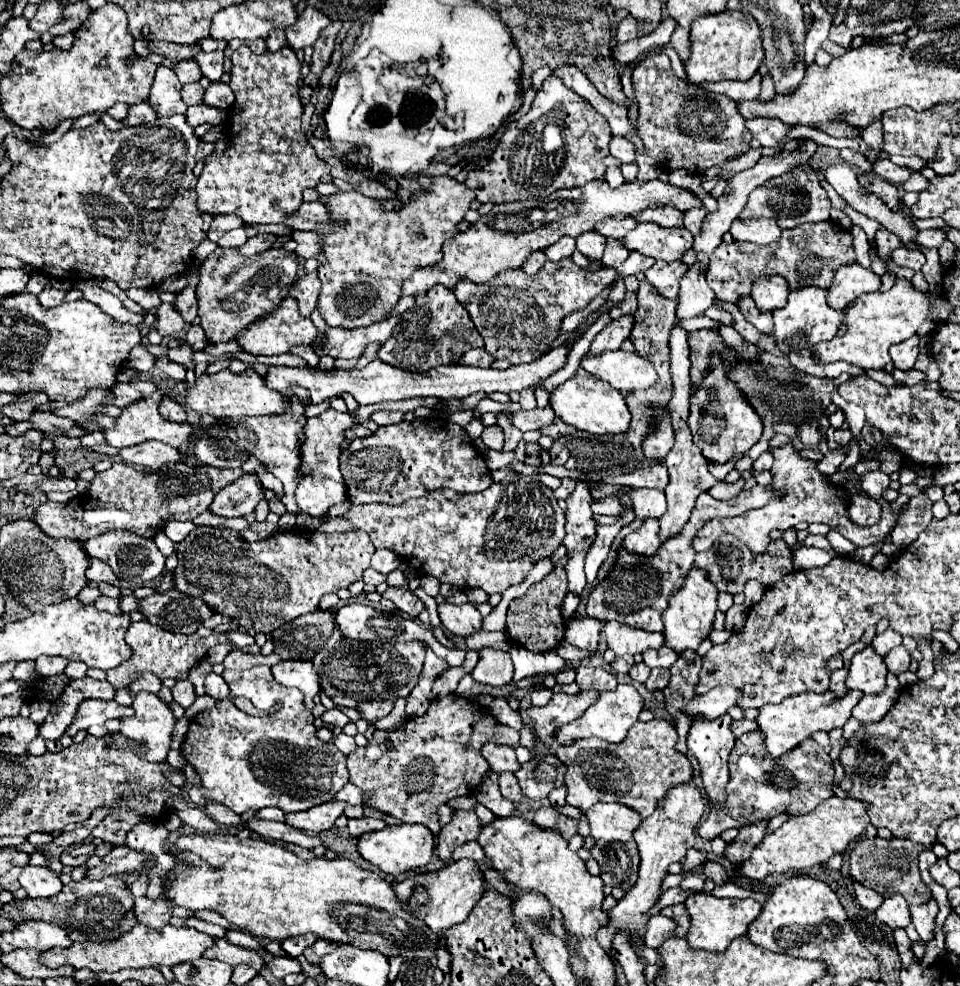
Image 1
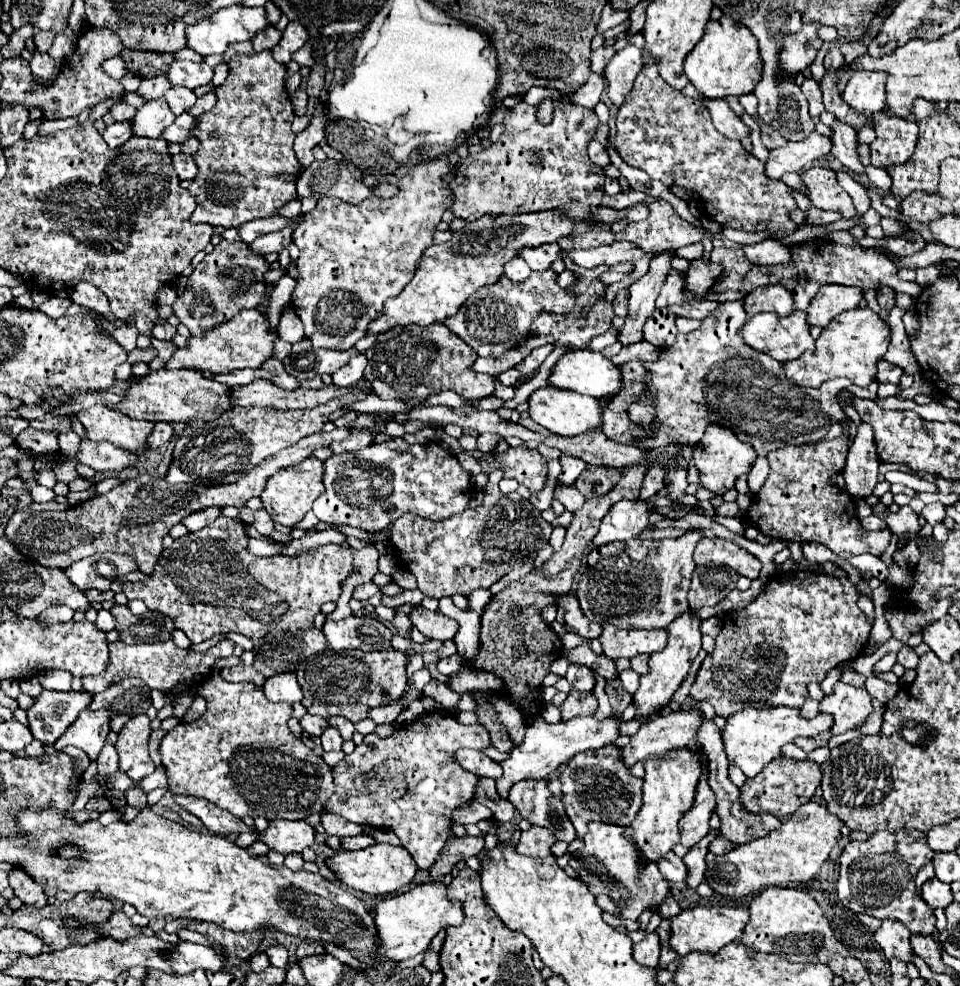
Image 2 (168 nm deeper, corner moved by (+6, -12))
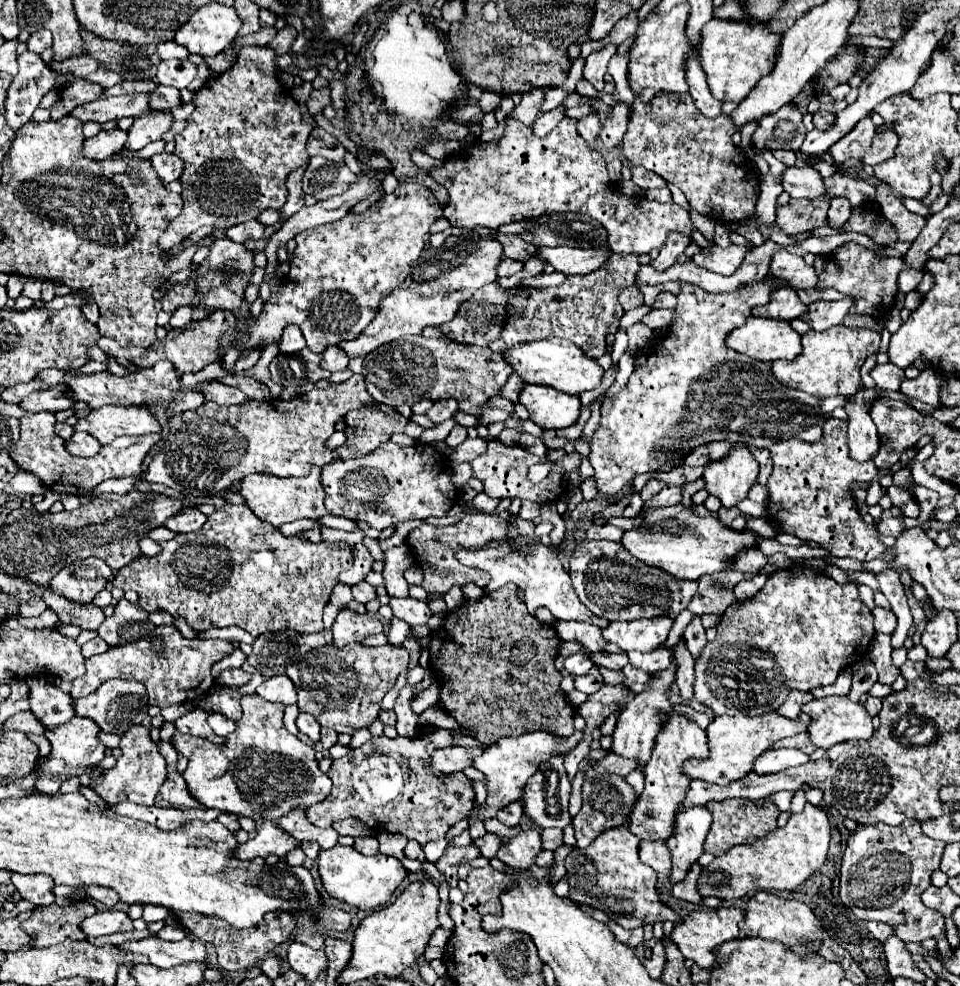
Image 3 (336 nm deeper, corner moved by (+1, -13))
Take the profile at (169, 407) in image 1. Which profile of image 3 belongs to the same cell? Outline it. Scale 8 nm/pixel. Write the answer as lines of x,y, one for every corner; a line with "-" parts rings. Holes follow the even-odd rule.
41,411
33,415
23,415
19,419
21,423
21,437
19,441
9,449
9,457
19,465
19,469
29,471
39,477
39,481
55,491
55,493
69,493
73,495
73,489
77,495
91,495
91,491
115,477
127,477
127,475
141,475
141,461
149,453
149,449
159,441
159,433
151,435
139,435
139,437
117,437
109,445
103,445
101,451
95,457
73,457
65,449
65,441
55,435
55,415
51,411

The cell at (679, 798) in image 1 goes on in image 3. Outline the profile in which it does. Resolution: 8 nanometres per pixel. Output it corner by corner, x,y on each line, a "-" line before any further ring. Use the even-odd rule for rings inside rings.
667,711
667,725
659,731
655,737
655,747
651,753
651,761
645,767
645,789
639,795
635,809
631,813
631,827
629,831
637,835
639,839
661,839
665,841
673,833
673,819
677,813
679,803
683,801
689,777
681,773
681,765
689,757
707,757
707,733
691,721
687,715
681,715
677,711

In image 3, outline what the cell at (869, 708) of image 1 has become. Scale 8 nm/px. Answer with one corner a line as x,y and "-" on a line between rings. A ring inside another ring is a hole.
893,569
881,571
877,575
877,581
879,581
879,587
881,587
883,595
889,599
893,613
897,615
897,629
893,633
891,645
901,647
905,637
907,637
907,633
909,633
909,627
913,623
913,615
911,615
911,609
909,609
909,603
907,603
903,583
899,581
899,573
893,571

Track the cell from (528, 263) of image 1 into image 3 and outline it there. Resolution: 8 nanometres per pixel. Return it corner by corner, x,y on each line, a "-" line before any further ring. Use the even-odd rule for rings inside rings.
503,257
503,261
499,261
499,269
497,269
497,275
499,277
507,277
507,275
515,275
523,269
523,263
521,261
515,261
515,259
507,259

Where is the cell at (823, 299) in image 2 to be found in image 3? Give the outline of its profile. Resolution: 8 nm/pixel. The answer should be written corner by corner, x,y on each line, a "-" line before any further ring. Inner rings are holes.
849,297
841,301
815,301
809,305
809,311
801,319
807,321
813,331
825,331
833,325
841,325
851,305
853,305
853,299

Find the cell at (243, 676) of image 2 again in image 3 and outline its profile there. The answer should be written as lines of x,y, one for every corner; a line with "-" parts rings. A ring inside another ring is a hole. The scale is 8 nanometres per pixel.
225,669
221,675
219,675
219,683
221,685
227,685
227,687
239,687
239,685
245,685
249,683
251,675
245,673
243,669

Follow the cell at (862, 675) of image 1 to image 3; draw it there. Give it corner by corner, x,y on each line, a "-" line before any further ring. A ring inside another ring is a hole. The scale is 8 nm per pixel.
829,695
823,699
813,699
801,707
803,713
811,717
811,725
807,727
809,739
819,749
829,749
831,745
849,741
849,739
869,739
873,735
873,721
867,709
861,703
853,703
849,697

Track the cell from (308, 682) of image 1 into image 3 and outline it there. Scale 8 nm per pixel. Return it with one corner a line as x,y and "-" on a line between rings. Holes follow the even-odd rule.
275,675
271,679
265,679
255,693
265,701
277,701
283,705
293,705
297,701
295,685
287,675

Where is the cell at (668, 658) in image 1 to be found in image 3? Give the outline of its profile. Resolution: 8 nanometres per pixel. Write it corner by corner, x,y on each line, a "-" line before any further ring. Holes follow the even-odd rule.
659,647
659,649
653,649
649,653
631,651
631,653
627,653
627,657
629,657
631,665
635,665
643,671
649,671
649,673
663,671
671,663
671,651
667,647

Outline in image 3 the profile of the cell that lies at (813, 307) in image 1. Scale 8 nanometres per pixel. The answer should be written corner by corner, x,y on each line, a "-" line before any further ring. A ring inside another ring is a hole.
749,317
745,325
733,329
725,341
737,353
759,361
795,359
801,351
801,335
797,335
789,321

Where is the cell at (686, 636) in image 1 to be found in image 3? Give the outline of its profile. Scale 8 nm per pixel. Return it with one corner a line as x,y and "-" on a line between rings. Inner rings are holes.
675,661
669,669
665,671
659,671
659,677
651,677
651,687
643,693
637,693
621,711
619,719
617,719
617,727
613,731
613,745
611,745
611,751
615,755
621,755
621,757
629,757
629,759
637,759
639,761
639,767
637,769
643,769
651,757
651,749
653,749
653,743
655,743
655,737
657,733
661,731
663,723
665,723
665,715
663,711
669,711
671,709
671,703
667,699
667,691
671,689
671,683
675,681

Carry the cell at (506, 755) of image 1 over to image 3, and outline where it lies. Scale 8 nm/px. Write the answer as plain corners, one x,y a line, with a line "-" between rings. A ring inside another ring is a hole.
443,747
431,755
431,767
445,773
445,775
455,773
455,771
463,771
465,767
471,767
473,755
475,755
475,749

